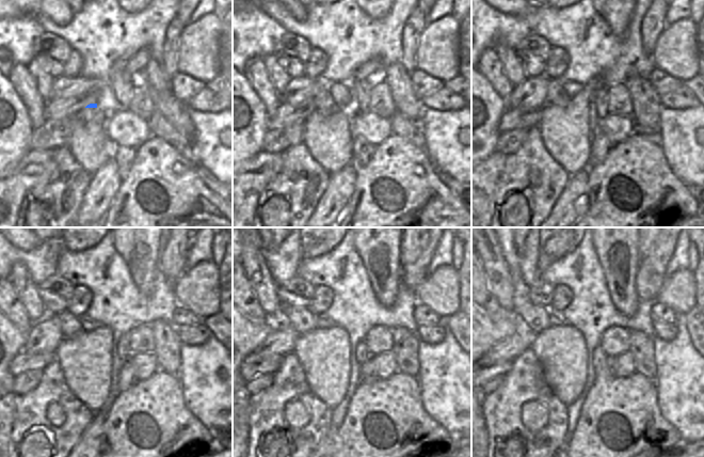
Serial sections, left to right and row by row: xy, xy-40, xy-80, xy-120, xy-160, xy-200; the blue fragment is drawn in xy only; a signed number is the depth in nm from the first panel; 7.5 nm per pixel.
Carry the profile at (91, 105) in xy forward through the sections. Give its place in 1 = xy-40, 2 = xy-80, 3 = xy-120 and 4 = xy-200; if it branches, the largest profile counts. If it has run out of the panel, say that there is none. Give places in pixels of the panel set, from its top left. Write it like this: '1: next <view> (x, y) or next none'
1: next xy-40 (323, 99)
2: next xy-80 (556, 95)
3: next xy-120 (70, 326)
4: next xy-200 (536, 316)

